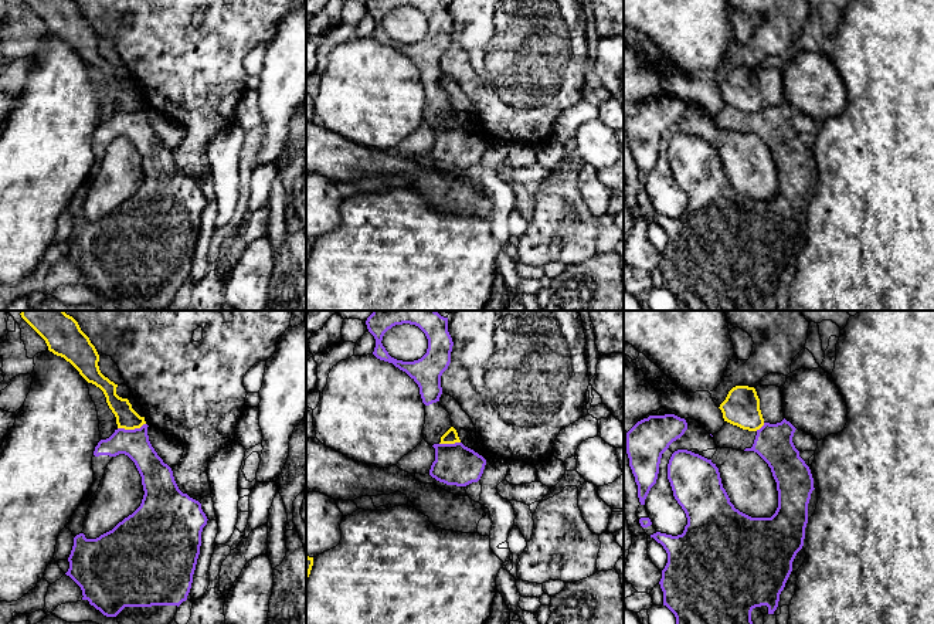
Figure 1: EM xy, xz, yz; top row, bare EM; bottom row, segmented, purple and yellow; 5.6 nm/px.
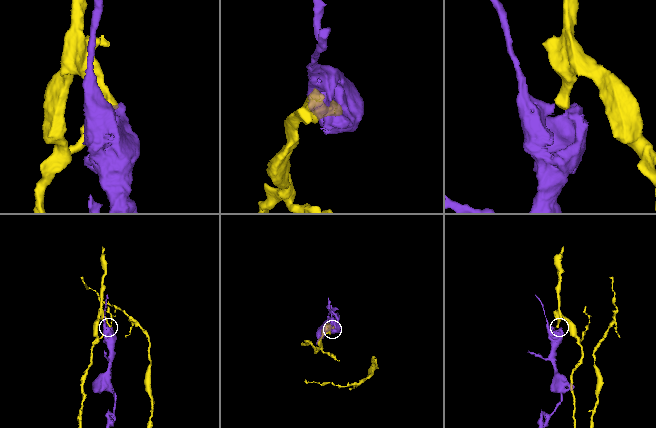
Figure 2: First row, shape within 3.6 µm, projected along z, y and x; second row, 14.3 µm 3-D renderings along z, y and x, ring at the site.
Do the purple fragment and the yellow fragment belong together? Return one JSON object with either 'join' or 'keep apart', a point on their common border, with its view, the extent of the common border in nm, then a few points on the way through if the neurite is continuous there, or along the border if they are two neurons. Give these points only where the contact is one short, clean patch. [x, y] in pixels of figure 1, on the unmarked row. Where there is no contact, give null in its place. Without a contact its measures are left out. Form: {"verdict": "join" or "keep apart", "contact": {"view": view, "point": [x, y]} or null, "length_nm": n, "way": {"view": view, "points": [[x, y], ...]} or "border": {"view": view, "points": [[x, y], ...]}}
{"verdict": "keep apart", "contact": {"view": "xy", "point": [131, 112]}, "length_nm": 160, "border": {"view": "xy", "points": [[145, 105], [133, 111], [118, 111]]}}

